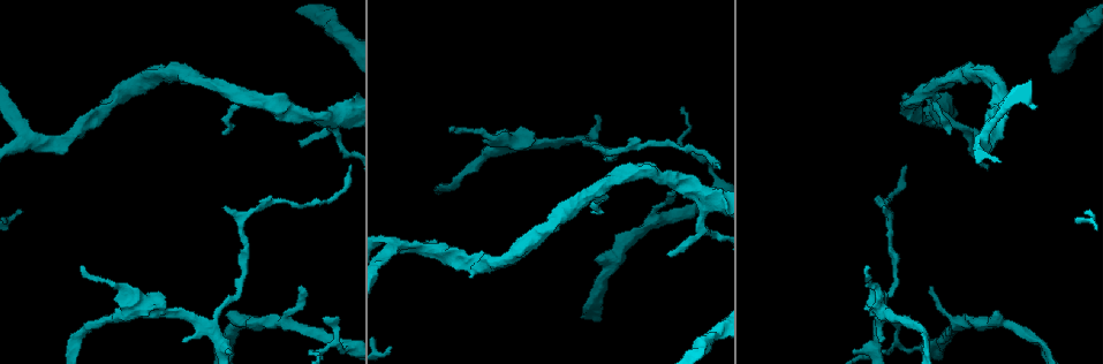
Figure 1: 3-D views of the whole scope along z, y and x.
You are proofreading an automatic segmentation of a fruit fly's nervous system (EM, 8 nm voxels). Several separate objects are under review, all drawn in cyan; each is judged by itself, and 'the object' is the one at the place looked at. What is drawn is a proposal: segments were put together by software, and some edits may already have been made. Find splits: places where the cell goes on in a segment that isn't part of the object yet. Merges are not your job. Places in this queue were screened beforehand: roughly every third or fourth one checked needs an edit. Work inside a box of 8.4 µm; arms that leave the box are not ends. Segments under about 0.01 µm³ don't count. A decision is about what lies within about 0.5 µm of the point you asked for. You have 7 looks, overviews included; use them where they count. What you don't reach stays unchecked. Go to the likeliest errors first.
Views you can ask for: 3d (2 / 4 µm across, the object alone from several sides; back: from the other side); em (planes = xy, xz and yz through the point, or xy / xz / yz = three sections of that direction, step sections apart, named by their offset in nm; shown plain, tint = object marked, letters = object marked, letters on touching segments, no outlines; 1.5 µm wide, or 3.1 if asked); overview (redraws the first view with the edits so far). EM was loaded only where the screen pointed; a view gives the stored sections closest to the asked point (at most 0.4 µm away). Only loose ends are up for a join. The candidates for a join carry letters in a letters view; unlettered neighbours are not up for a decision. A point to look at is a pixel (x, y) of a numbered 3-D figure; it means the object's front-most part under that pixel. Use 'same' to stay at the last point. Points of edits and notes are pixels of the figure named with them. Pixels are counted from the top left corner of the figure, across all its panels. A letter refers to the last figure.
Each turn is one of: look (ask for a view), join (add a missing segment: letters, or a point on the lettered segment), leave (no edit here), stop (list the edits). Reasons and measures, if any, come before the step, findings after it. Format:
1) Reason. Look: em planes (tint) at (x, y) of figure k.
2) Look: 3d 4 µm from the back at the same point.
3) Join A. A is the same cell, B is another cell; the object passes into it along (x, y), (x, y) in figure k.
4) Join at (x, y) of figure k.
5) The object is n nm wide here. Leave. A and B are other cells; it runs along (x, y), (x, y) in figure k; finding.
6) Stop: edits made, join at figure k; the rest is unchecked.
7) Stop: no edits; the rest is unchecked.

Tapers out. Look: em planes (letters) at (867, 267) of figure 1.

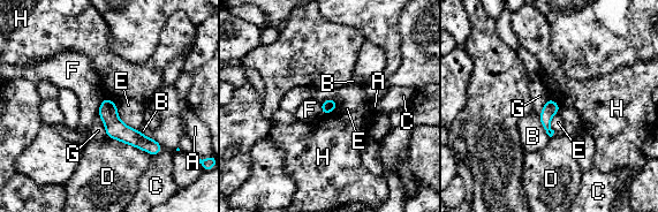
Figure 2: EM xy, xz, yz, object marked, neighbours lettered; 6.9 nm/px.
The longest contact is with D, 320 nm. Leave. A, B, C, D, E, F, G and H are other cells; it runs along (104, 104), (127, 135), (158, 149) in figure 2; none of them fits.

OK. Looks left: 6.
Free end. Look: em planes (letters) at (670, 256) of figure 1.

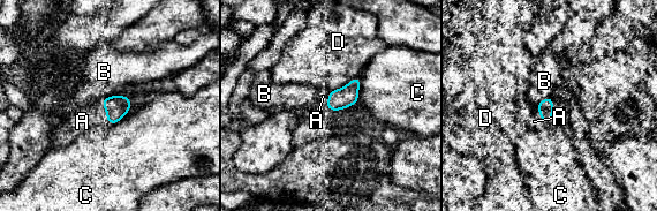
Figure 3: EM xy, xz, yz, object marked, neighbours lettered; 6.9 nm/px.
Join A. A is the same cell, B, C and D are other cells; it goes on there.

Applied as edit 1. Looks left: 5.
Tapers out. Look: em planes (letters) at (881, 339) of figure 1.

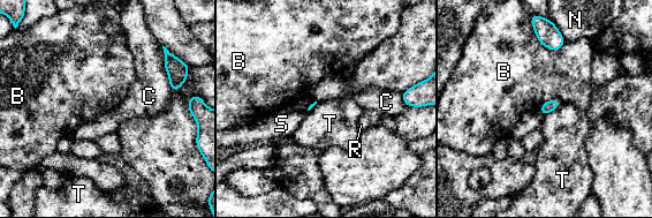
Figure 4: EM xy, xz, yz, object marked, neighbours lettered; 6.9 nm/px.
The longest contact is with B, 240 nm. Leave. B, C, N, R, S and T are other cells; no lettered segment goes on from it.

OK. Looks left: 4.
Stop: edits made, join at figure 3; the rest is unchecked.

